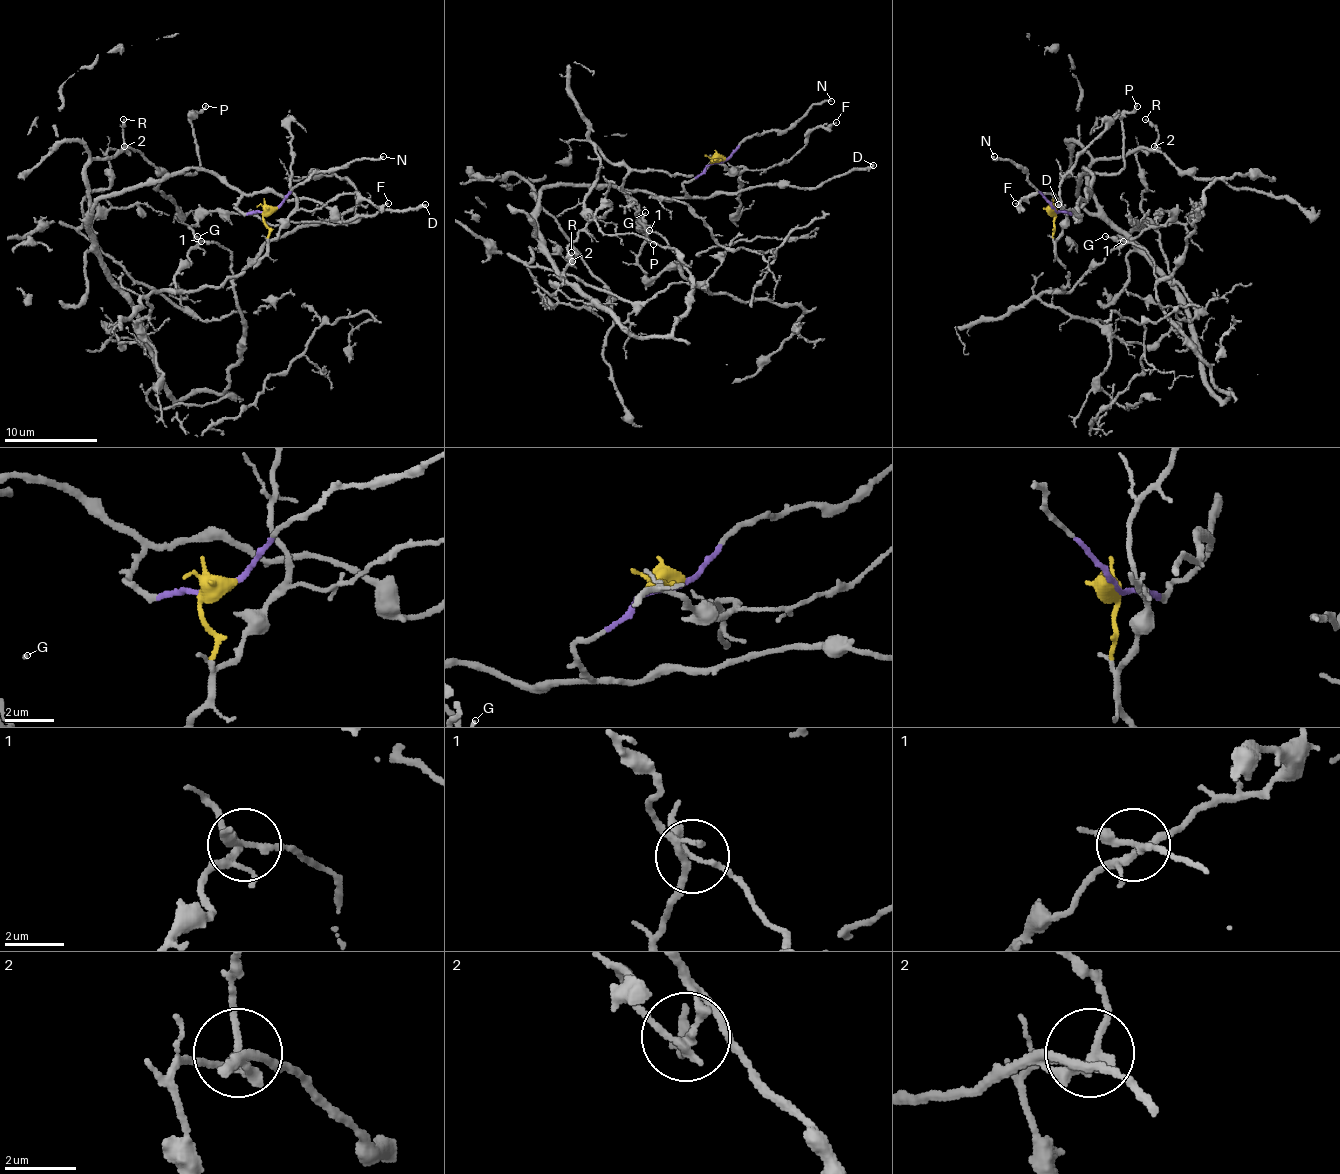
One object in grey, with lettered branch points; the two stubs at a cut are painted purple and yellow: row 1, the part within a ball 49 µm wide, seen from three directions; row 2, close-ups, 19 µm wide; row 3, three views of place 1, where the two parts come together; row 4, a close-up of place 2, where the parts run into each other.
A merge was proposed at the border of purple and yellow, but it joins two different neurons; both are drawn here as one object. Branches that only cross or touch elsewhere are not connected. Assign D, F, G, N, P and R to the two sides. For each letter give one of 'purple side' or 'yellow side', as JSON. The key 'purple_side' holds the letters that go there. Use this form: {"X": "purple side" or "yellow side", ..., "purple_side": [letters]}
{"D": "purple side", "F": "yellow side", "G": "purple side", "N": "purple side", "P": "purple side", "R": "purple side", "purple_side": ["D", "G", "N", "P", "R"]}

